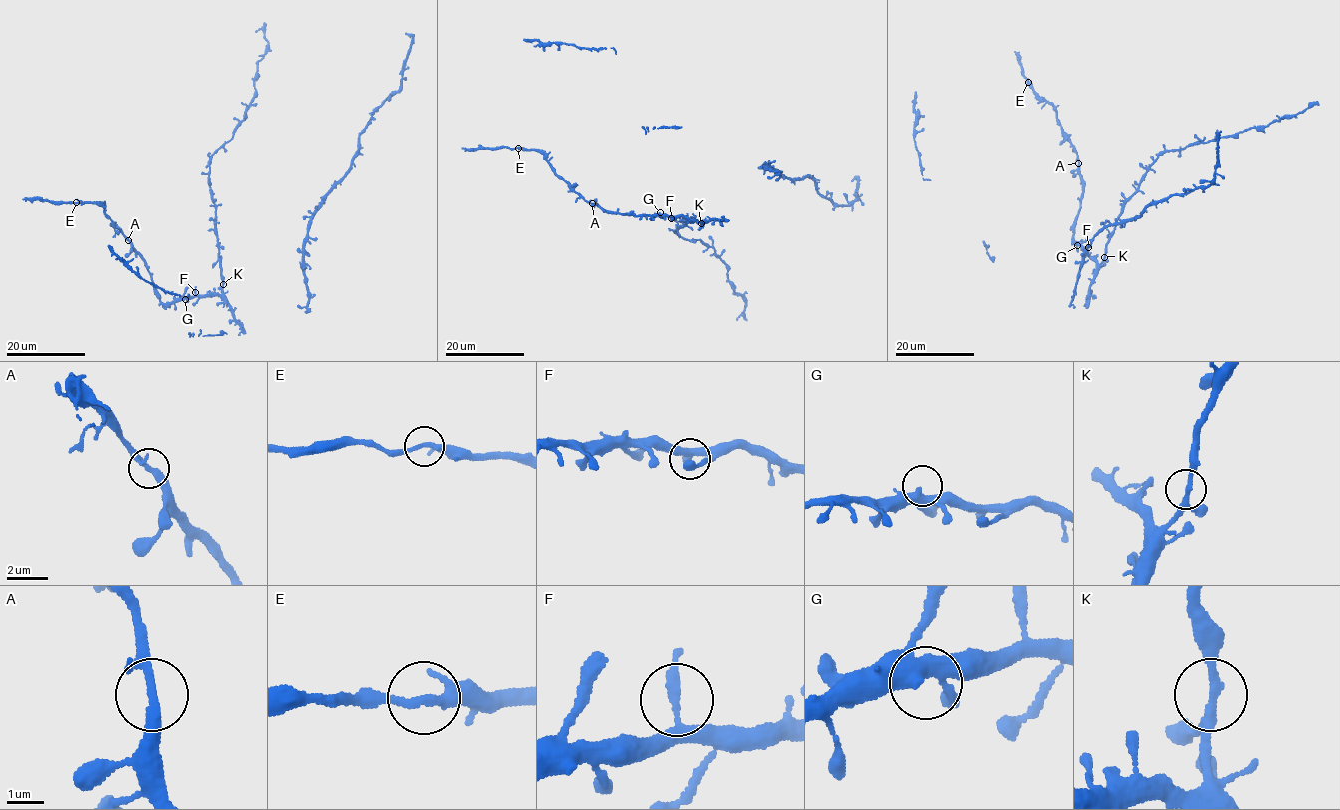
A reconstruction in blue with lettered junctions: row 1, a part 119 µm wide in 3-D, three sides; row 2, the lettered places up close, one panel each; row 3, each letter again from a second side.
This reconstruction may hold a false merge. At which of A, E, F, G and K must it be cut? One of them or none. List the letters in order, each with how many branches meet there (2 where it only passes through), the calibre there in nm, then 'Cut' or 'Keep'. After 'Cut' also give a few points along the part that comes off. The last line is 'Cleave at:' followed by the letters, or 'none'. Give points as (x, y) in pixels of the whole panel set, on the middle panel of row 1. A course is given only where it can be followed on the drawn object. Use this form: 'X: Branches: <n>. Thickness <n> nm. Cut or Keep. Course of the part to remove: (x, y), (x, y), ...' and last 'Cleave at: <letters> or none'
A: Branches: 3. Thickness 200 nm. Keep
E: Branches: 3. Thickness 200 nm. Keep
F: Branches: 3. Thickness 200 nm. Keep
G: Branches: 3. Thickness 320 nm. Keep
K: Branches: 3. Thickness 200 nm. Keep
Cleave at: none

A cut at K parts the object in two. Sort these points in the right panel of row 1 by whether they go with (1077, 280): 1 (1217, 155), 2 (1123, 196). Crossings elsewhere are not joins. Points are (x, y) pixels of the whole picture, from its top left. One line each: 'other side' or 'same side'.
1: same side
2: other side

